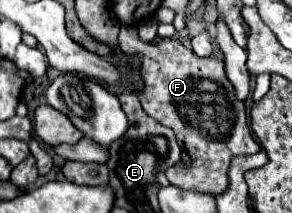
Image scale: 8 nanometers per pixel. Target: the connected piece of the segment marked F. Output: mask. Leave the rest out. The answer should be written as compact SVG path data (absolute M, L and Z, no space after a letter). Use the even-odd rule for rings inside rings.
M120 26L118 42L125 55L137 54L142 58L141 75L145 89L139 95L139 101L145 113L179 135L177 139L185 153L183 165L173 165L167 169L169 183L213 191L213 195L225 193L229 187L229 161L235 155L259 153L261 145L257 145L251 135L245 103L235 97L233 85L225 75L223 59L191 55L191 51L177 39L145 43L133 26ZM215 75L221 75L221 81L215 81Z

